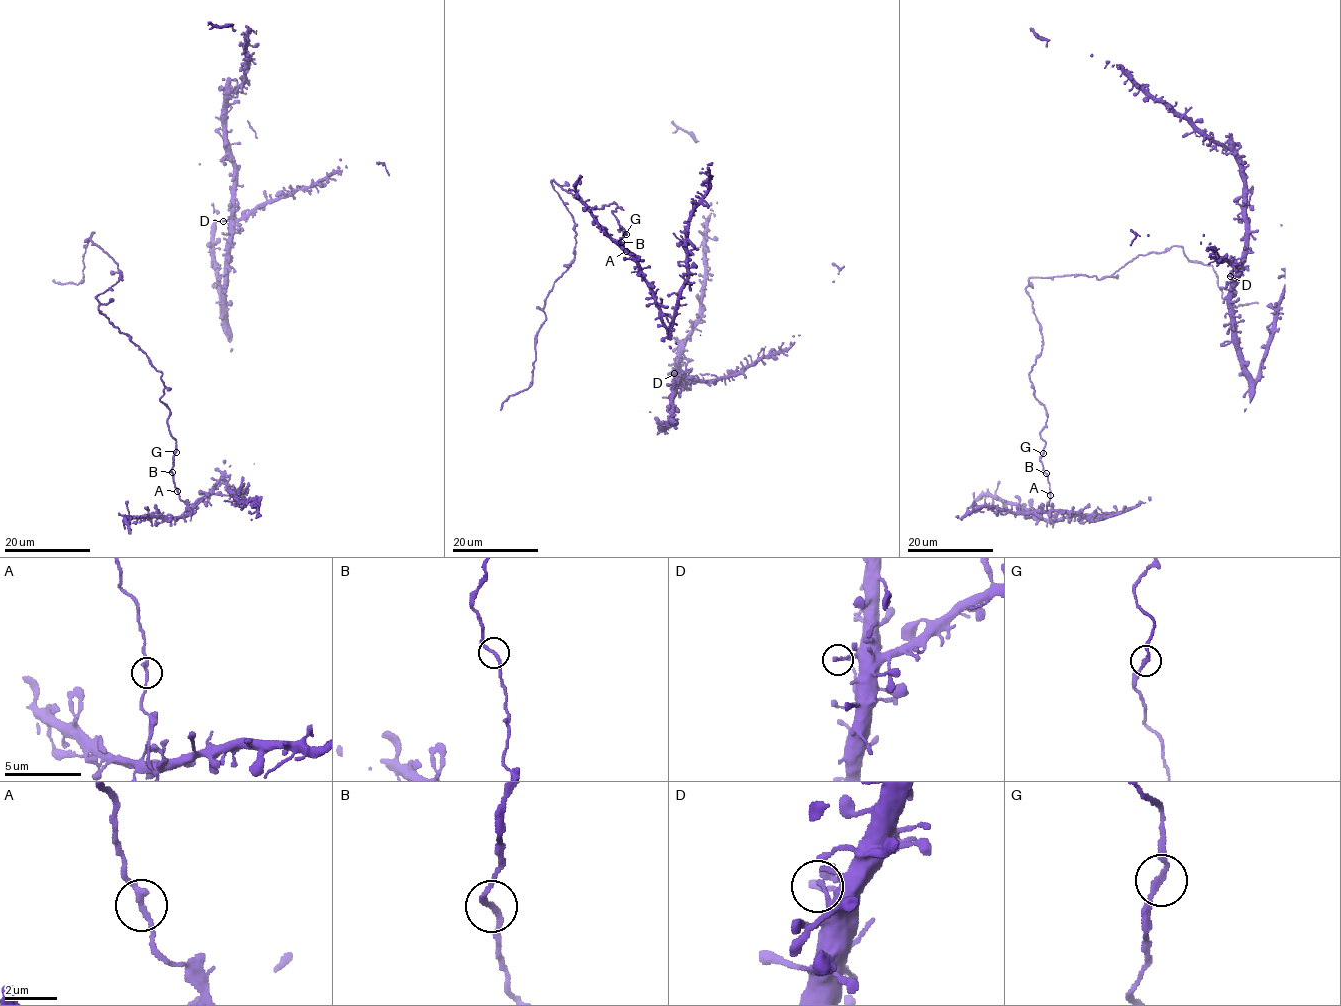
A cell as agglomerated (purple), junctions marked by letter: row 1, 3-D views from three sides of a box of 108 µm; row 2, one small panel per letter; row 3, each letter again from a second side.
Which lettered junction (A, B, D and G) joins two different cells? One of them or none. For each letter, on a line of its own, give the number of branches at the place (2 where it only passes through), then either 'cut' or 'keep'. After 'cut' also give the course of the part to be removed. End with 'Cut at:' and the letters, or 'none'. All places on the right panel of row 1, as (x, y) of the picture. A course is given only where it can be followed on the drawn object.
A: 2 | keep
B: 2 | keep
D: 1 | keep
G: 2 | keep
Cut at: none

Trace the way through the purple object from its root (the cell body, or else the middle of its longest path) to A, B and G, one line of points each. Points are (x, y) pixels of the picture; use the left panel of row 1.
A: (85, 247), (93, 232), (121, 275), (96, 296), (98, 310), (162, 373), (177, 491)
B: (85, 247), (93, 232), (121, 275), (96, 296), (98, 310), (162, 373), (159, 400), (176, 440), (172, 472)
G: (85, 247), (93, 232), (92, 244), (121, 272), (96, 296), (98, 310), (162, 373), (176, 452)

